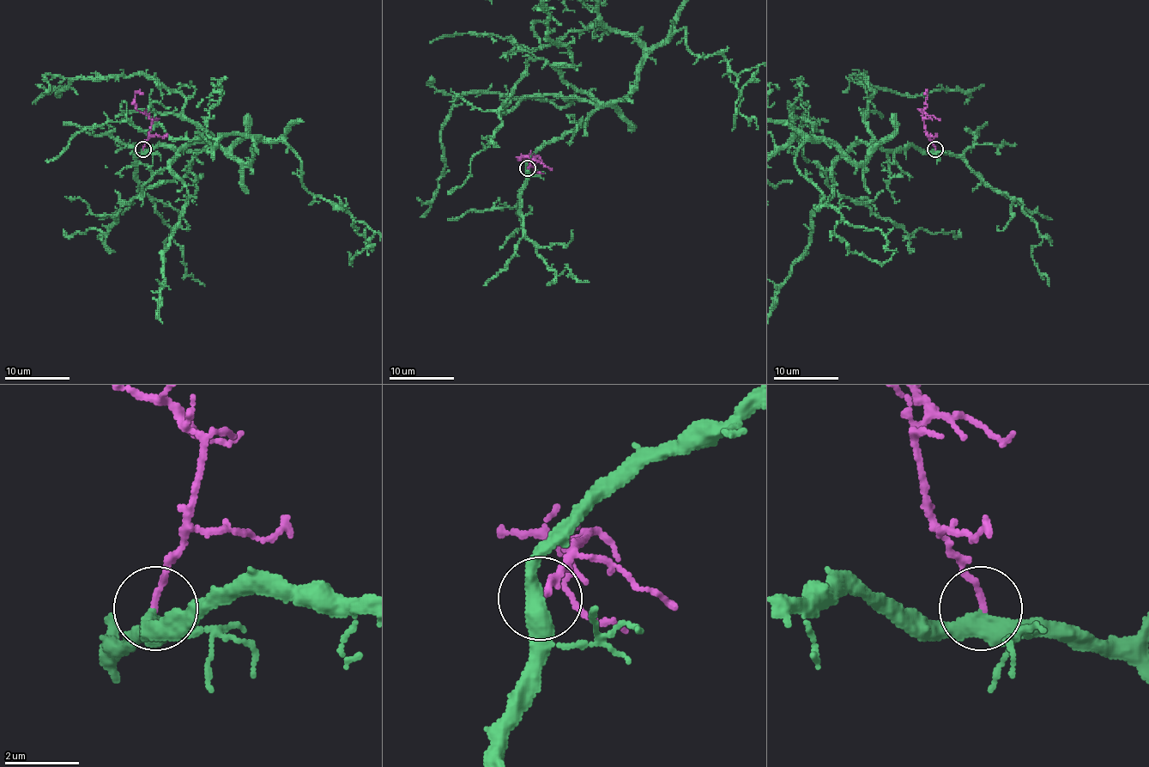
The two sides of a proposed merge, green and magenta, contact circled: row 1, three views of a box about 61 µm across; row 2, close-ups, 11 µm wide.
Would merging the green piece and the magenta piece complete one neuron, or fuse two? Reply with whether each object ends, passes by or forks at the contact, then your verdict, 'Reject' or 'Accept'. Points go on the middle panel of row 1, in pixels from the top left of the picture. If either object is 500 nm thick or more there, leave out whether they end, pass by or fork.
At the ring green passes by. At the ring magenta ends. Accept

